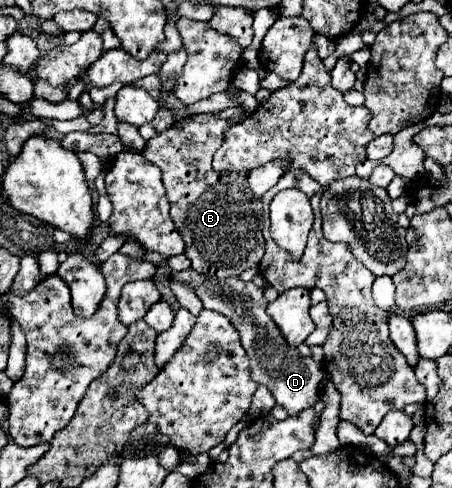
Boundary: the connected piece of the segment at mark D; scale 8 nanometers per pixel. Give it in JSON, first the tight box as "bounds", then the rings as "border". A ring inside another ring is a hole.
{"bounds":[171,268,325,416],"border":[[[193,268],[185,272],[171,274],[173,282],[187,284],[193,288],[193,292],[199,296],[205,308],[215,310],[223,316],[227,316],[233,326],[239,332],[241,346],[245,348],[249,360],[251,360],[251,378],[257,384],[263,384],[271,390],[277,404],[281,404],[289,416],[299,416],[301,410],[313,408],[319,400],[319,382],[325,376],[325,370],[321,364],[313,362],[313,358],[303,358],[297,348],[291,348],[287,340],[281,336],[281,330],[273,322],[273,318],[265,312],[267,300],[263,296],[263,288],[255,286],[253,282],[243,282],[241,278],[225,278],[225,280],[213,280],[207,276],[201,276]]]}

